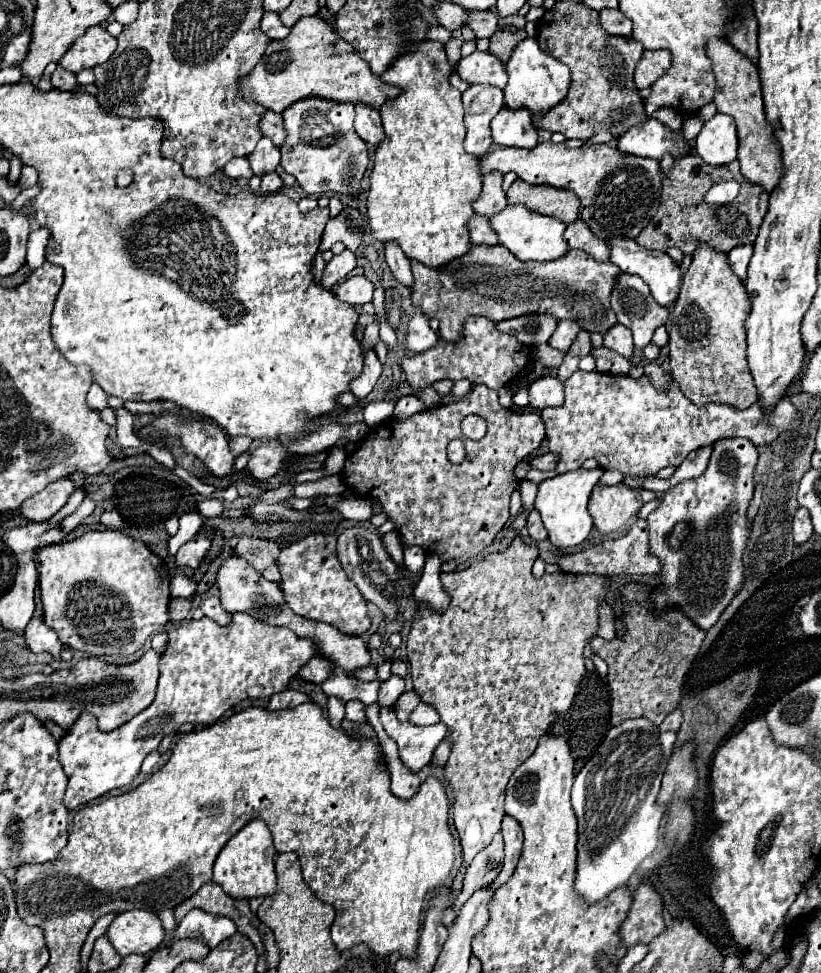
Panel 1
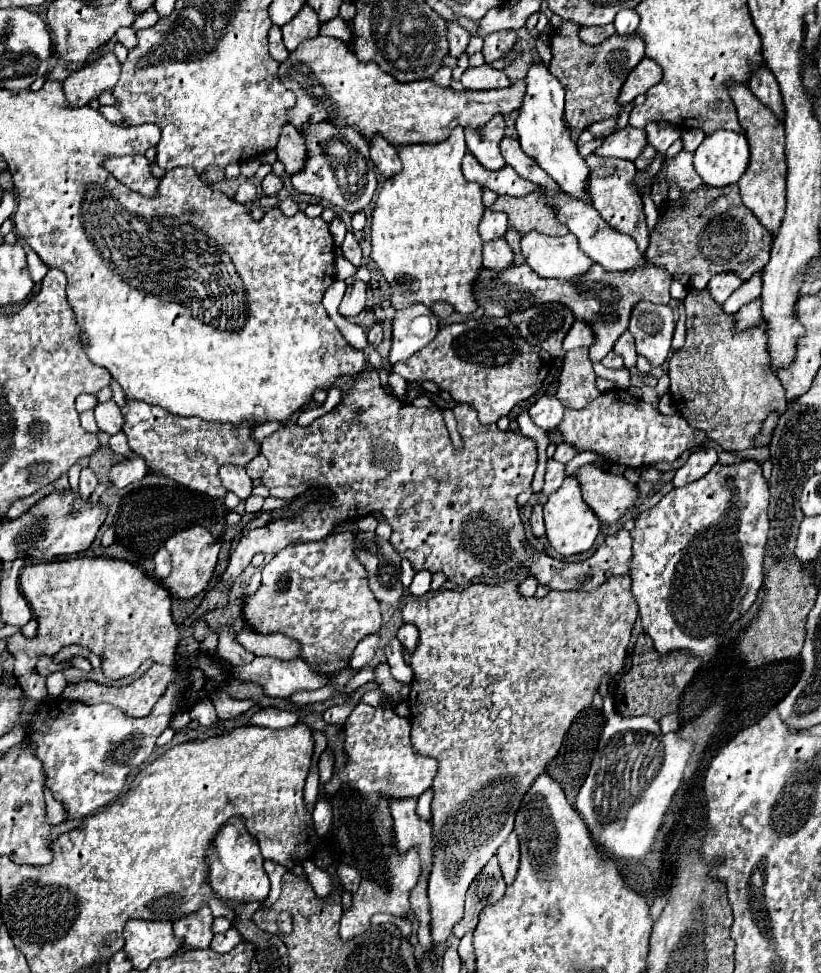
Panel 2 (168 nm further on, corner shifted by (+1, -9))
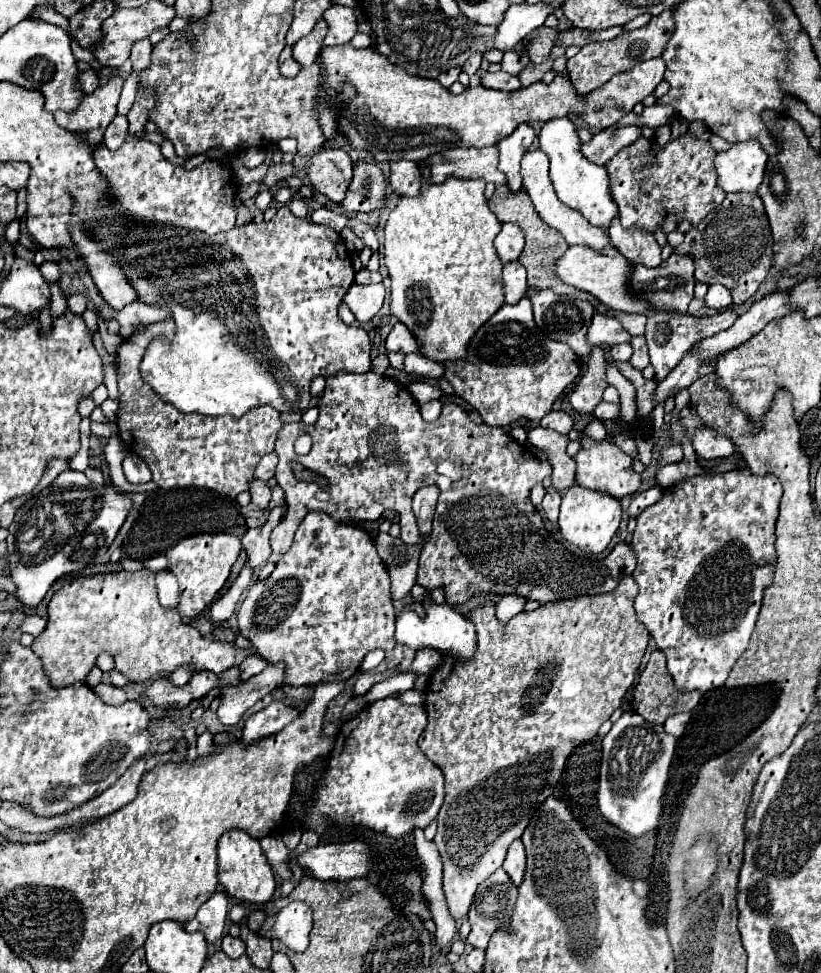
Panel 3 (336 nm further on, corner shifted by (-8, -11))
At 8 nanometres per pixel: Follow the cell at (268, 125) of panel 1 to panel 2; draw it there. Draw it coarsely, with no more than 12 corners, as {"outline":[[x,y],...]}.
{"outline":[[283,127],[275,151],[289,175],[305,167],[305,137]]}

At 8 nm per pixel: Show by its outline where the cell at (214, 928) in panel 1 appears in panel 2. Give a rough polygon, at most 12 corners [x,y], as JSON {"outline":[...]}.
{"outline":[[231,927],[227,933],[215,935],[211,949],[229,953],[243,941],[239,931]]}

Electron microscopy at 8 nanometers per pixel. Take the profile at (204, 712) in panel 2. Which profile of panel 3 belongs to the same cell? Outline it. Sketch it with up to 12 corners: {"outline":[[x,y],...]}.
{"outline":[[286,667],[262,673],[222,691],[218,719],[236,725],[266,695],[284,685]]}

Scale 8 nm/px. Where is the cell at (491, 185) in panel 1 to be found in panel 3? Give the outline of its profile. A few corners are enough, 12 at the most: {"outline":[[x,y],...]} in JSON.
{"outline":[[504,223],[494,239],[502,263],[516,261],[524,247],[522,229]]}

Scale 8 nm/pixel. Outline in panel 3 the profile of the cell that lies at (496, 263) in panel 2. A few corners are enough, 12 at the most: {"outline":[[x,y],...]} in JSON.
{"outline":[[518,261],[502,269],[506,303],[518,303],[528,289]]}

